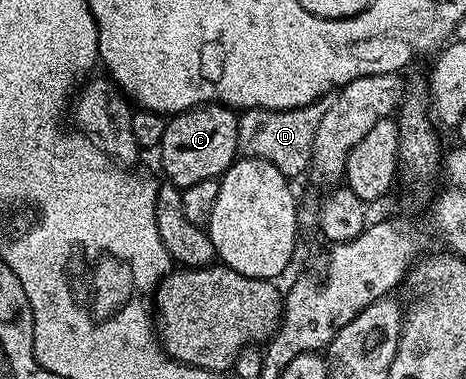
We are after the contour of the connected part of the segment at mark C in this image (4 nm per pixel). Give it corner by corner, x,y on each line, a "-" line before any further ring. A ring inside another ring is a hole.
208,103
201,107
192,107
189,111
179,111
166,124
160,154
162,154
162,171
166,174
163,176
169,182
175,183
177,187
196,185
196,181
218,179
240,155
238,149
238,115
235,108
223,107
221,103

